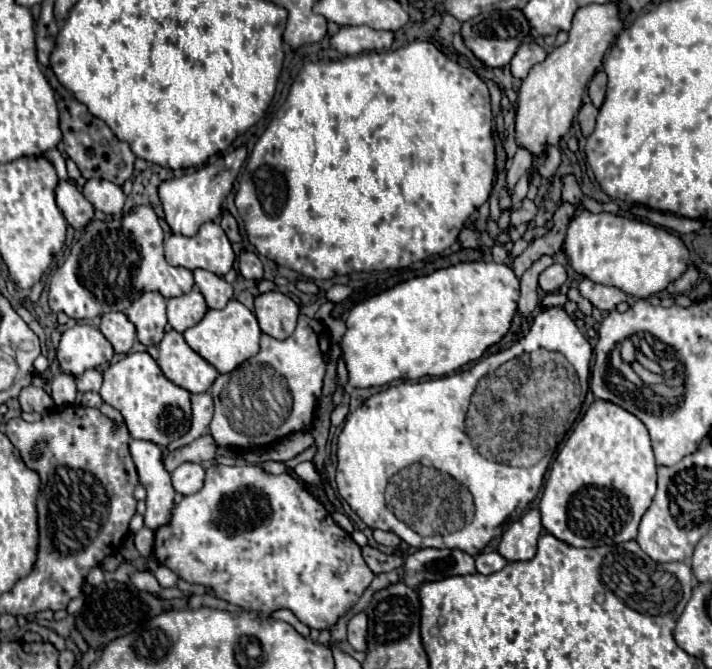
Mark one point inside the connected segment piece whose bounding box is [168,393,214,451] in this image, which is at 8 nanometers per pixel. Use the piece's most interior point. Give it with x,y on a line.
202,409

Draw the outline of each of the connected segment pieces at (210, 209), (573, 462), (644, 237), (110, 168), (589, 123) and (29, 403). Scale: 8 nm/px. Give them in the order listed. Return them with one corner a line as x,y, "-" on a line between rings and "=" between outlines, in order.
236,147
232,149
228,155
216,159
214,163
208,163
200,169
196,169
194,173
186,173
182,177
174,177
174,179
166,179
160,183
158,193
160,193
160,201
164,207
164,215
166,215
166,223
170,225
170,229
178,235
196,235
196,231
200,229
200,225
204,225
206,221
216,221
220,217
222,211
222,201
226,199
226,195
233,188
234,179
240,173
240,167
246,161
246,147
=
596,399
556,455
540,499
542,525
574,547
618,545
636,539
638,523
656,493
656,461
648,429
636,415
=
580,211
570,219
562,251
576,273
594,283
618,287
638,299
664,291
686,271
690,261
686,245
674,233
646,221
590,211
=
60,99
58,113
60,113
60,129
64,135
62,137
64,149
68,157
78,165
84,179
106,179
116,185
124,185
124,181
132,177
136,155
132,153
128,143
116,139
116,135
110,131
110,127
102,119
94,117
76,99
=
586,103
586,105
580,109
580,113
578,113
578,123
580,123
580,129
582,129
582,135
584,135
584,137
592,135
596,115
598,115
598,109
596,109
592,103
=
28,385
20,391
18,395
18,401
20,401
20,407
22,411
36,411
36,413
44,413
48,409
54,407
52,403
52,397
40,389
40,387
34,387
34,385

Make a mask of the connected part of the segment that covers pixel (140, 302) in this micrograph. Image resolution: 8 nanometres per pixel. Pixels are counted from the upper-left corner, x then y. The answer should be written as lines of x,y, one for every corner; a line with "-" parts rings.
144,291
144,295
126,309
126,315
136,325
140,343
148,347
162,341
166,327
166,299
158,291

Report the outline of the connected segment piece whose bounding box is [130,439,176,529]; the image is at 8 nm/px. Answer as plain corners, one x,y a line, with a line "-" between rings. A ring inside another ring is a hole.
134,439
130,443
130,453
138,469
140,483
146,489
148,509
144,513
144,527
158,529
160,525
168,523
176,495
170,483
170,473
164,467
164,451
162,447
156,447
156,443
144,443
142,439

